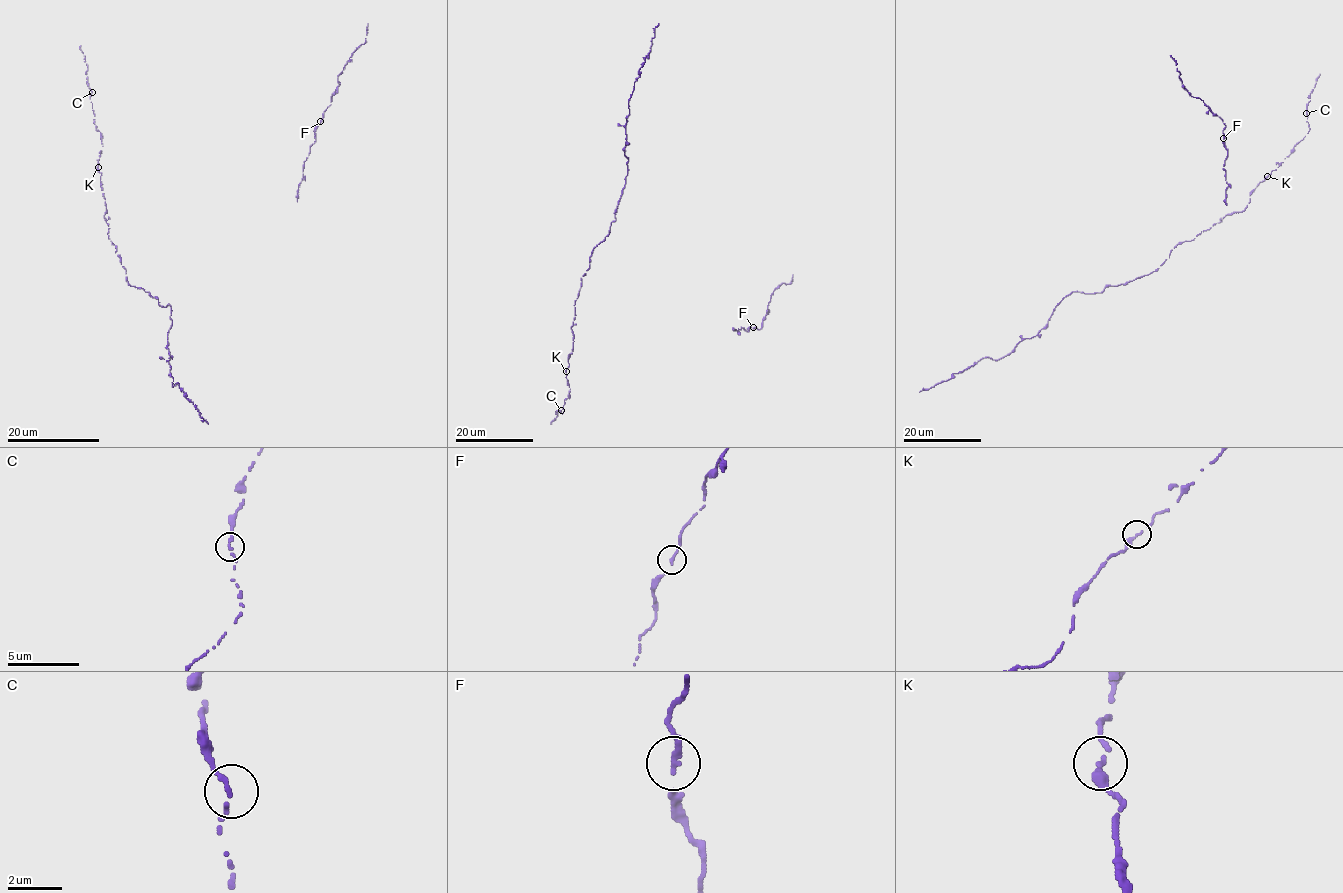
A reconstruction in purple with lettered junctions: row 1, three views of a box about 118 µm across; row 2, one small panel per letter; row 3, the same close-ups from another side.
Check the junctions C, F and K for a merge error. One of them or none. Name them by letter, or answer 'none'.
none

